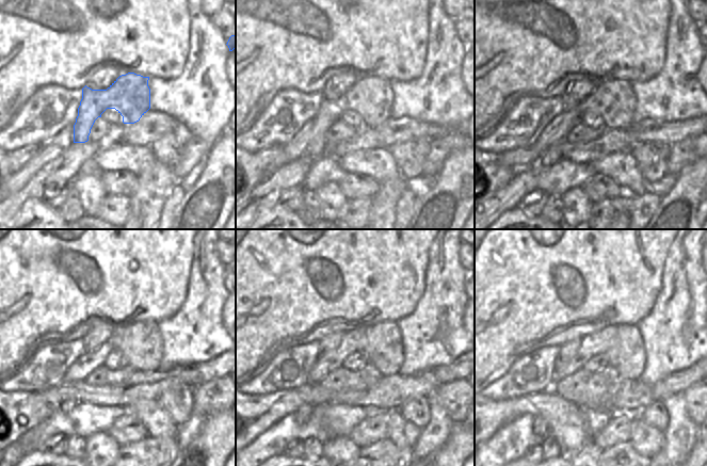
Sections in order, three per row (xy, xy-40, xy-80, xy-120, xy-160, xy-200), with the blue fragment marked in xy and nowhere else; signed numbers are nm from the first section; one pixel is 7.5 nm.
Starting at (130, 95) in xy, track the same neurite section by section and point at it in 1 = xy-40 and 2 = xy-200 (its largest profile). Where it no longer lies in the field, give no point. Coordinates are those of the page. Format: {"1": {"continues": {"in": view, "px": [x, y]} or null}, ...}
{"1": {"continues": {"in": "xy-40", "px": [371, 97]}}, "2": {"continues": {"in": "xy-200", "px": [627, 354]}}}

